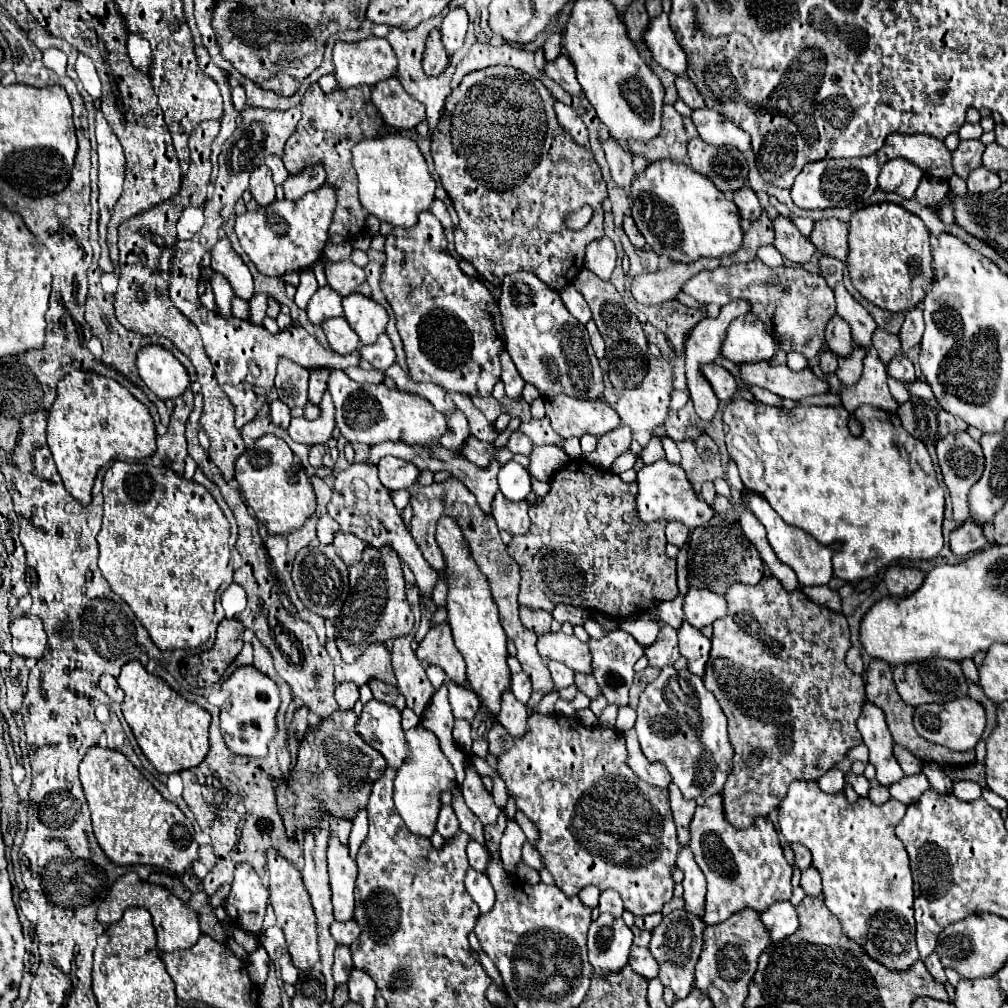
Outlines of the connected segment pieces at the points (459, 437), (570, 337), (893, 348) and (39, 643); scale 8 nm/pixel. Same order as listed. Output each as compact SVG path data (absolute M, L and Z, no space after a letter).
M456 409L454 413L448 415L448 433L440 439L440 445L444 445L450 451L460 451L460 445L464 445L468 437L470 437L468 419L464 417L464 413Z
M522 271L506 275L500 289L502 289L502 297L500 297L498 305L500 305L500 315L502 315L506 349L512 357L520 377L526 383L532 383L540 391L542 397L556 397L558 393L564 393L564 395L576 397L576 399L598 399L604 391L602 369L598 365L598 357L594 355L586 327L580 325L580 321L576 321L568 313L568 309L564 309L564 303L560 301L558 291L544 285L532 273L522 273Z
M876 329L874 337L872 337L872 343L874 343L874 349L878 351L880 361L882 361L884 365L888 365L888 361L892 361L892 357L896 357L896 355L902 353L898 335L886 333L884 329Z
M18 617L10 623L12 647L14 651L28 659L40 659L46 649L46 633L42 629L42 621L38 617Z

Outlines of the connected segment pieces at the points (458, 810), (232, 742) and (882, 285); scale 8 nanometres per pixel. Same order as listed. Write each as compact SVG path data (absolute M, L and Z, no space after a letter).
M460 791L452 793L452 809L460 821L460 829L466 831L474 841L484 843L482 835L482 823L476 819L476 815L470 813L470 809L464 805L464 797L460 797Z
M242 665L222 683L222 693L226 699L220 709L220 729L228 749L244 757L266 757L268 745L278 733L276 715L280 709L280 691L276 681L258 671L254 665Z
M878 203L858 209L850 219L848 271L852 285L874 305L896 311L916 307L934 279L928 229L920 217L896 203Z

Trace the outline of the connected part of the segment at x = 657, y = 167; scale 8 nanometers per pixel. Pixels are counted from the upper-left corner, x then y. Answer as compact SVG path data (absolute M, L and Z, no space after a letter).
M654 161L644 173L636 175L630 193L636 227L658 255L692 263L704 257L720 259L740 251L744 233L736 203L692 167L672 161Z

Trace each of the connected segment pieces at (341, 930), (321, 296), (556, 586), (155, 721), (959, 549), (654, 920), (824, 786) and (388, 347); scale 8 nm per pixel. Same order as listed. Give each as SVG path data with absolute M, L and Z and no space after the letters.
M354 919L352 921L346 921L346 923L334 921L332 927L330 927L330 933L332 933L332 937L334 937L334 941L338 945L352 945L358 939L360 929L358 929L358 925L356 925Z
M328 285L318 287L318 291L312 295L306 311L308 311L308 319L314 325L322 325L326 319L342 315L342 297Z
M582 457L570 461L564 469L560 469L558 473L554 473L554 477L550 479L550 491L542 497L540 503L532 503L530 505L530 519L532 519L530 531L526 535L516 535L508 543L508 555L512 559L516 559L516 563L520 565L520 575L522 575L518 603L526 605L526 607L532 607L532 609L544 609L544 611L552 611L558 603L568 603L568 605L576 605L576 607L586 607L586 609L598 611L598 613L602 613L602 615L606 615L610 619L620 621L620 619L630 617L634 613L646 611L654 601L668 601L668 599L676 597L676 593L678 593L678 587L676 587L676 561L666 555L666 537L664 537L666 523L664 521L650 523L650 525L642 523L636 517L636 503L634 503L636 493L638 493L636 483L628 485L618 475L612 475L606 469L596 469L596 465L590 465Z
M130 661L122 667L118 685L126 693L122 715L132 727L140 749L160 773L184 771L204 761L208 753L210 725L210 713L206 709L180 697L164 679L148 673L138 661Z
M968 519L964 525L960 525L956 531L950 533L950 549L954 555L964 557L966 553L982 551L988 547L988 539L984 537L982 525L976 525L976 521Z
M654 913L654 915L644 915L644 917L636 917L636 925L640 929L652 931L654 927L658 927L662 923L662 913Z
M830 769L830 771L818 781L820 791L826 791L826 793L842 791L842 785L844 785L844 773L838 771L838 769Z
M382 333L376 343L360 347L360 355L362 355L362 359L370 361L374 369L386 369L396 361L396 353L394 353L392 341L388 339L386 333Z

